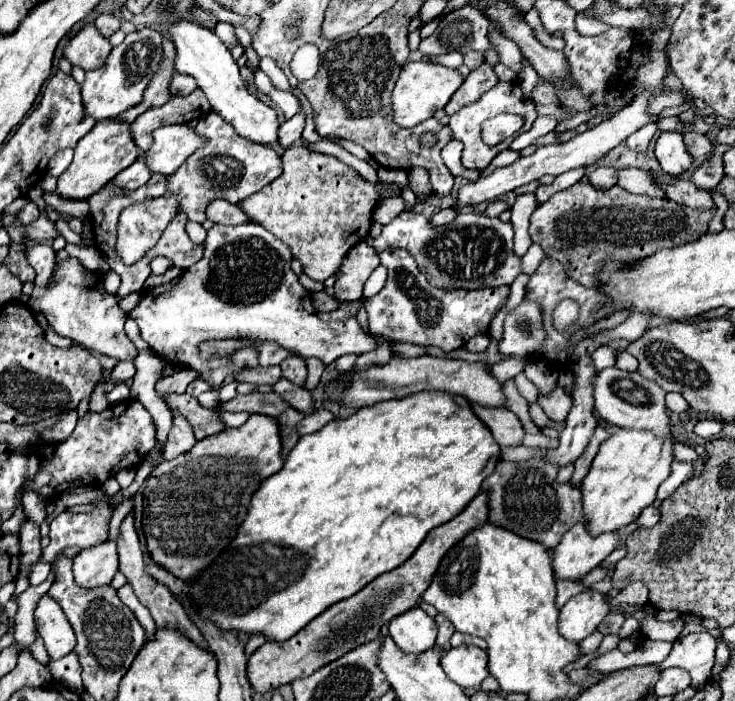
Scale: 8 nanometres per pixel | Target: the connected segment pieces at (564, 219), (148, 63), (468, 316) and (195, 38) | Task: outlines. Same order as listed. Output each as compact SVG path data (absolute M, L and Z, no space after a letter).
M574 184L568 190L556 192L550 196L544 204L536 206L536 210L530 216L530 238L542 246L548 258L558 260L570 278L574 278L580 284L594 284L594 274L600 272L600 266L606 260L638 260L640 256L650 256L656 250L662 248L674 248L688 244L692 240L698 240L698 236L708 232L708 222L714 216L714 212L696 212L690 208L684 208L668 198L648 198L648 196L636 196L620 188L618 184L610 190L602 192L596 190L590 184Z
M144 28L128 34L120 46L112 48L102 68L86 72L86 80L82 84L84 114L100 122L106 118L114 118L126 112L128 108L140 104L142 92L146 90L148 80L156 74L160 62L162 62L162 36L156 30Z
M384 250L380 252L380 260L388 268L388 282L376 296L364 298L362 304L368 312L370 332L374 336L384 336L388 340L436 346L444 352L458 350L466 346L466 342L476 334L486 334L492 314L502 302L506 302L510 294L508 286L452 292L434 288L428 284L426 276L416 268L416 262L406 250Z
M170 18L168 20L168 32L172 34L172 42L176 46L176 60L174 60L174 68L180 74L188 74L196 80L198 88L204 92L204 96L208 98L208 102L212 104L212 108L224 118L228 120L236 132L248 140L254 140L258 144L276 144L278 136L278 116L276 110L266 106L264 102L260 102L256 96L252 96L240 76L240 68L236 64L236 60L232 58L230 50L226 48L226 44L208 28L184 20L184 18Z

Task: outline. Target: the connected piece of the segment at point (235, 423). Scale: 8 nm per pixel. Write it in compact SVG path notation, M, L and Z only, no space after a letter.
M220 412L220 418L224 420L224 424L232 428L242 426L248 420L248 416L250 416L248 412Z

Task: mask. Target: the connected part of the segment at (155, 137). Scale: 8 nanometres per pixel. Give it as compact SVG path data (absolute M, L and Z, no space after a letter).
M172 124L152 132L152 146L144 152L144 162L154 174L170 176L184 160L204 144L188 124Z

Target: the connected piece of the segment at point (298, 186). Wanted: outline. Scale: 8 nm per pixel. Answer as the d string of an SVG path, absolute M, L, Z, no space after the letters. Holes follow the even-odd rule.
M292 146L282 154L282 174L260 192L248 196L240 208L268 232L280 238L300 260L312 280L324 282L338 272L340 262L352 246L366 240L376 204L388 196L400 196L398 184L370 184L356 170L328 154ZM364 230L364 236L362 236Z

